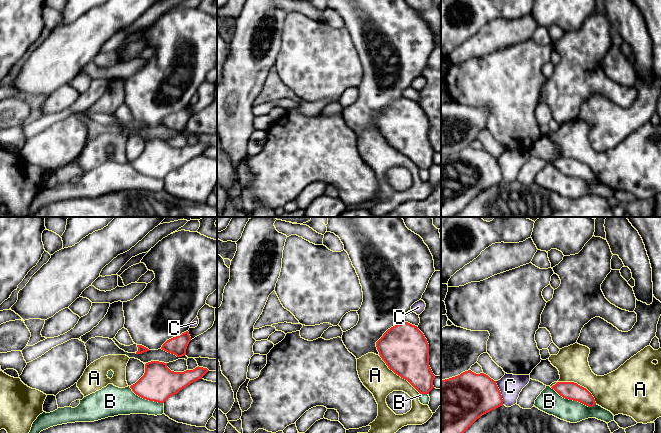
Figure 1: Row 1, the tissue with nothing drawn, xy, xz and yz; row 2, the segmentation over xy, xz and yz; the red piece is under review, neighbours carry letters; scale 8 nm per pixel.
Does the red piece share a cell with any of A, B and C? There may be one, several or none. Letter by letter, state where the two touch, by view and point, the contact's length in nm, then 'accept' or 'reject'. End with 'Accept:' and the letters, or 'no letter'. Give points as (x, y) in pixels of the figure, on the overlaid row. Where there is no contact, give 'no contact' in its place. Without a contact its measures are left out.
A: yz (576, 383) | 400 nm | reject
B: yz (573, 400) | 400 nm | reject
C: yz (500, 393) | 200 nm | reject
Accept: no letter

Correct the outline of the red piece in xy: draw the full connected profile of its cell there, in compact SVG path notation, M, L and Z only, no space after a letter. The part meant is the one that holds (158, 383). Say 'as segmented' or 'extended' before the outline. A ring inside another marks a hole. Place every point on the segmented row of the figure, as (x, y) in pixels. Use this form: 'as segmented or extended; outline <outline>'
as segmented; outline M151 361L145 364L144 375L130 388L143 399L164 403L183 388L202 379L208 371L198 366L193 370L174 372L167 367L167 363Z

